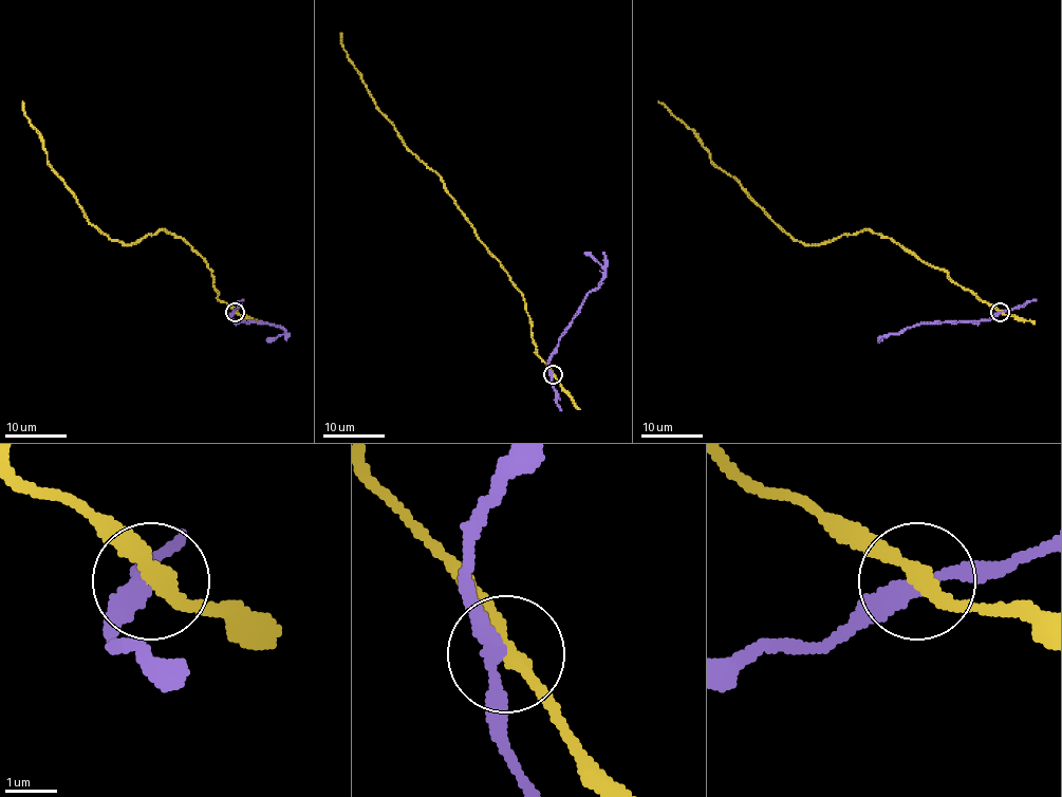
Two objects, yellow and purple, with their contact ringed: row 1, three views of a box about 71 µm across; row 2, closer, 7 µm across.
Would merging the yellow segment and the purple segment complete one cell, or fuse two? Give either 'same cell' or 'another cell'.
another cell

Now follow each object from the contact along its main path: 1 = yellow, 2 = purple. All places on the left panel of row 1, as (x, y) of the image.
1: (234, 312), (182, 238), (161, 229), (127, 245), (88, 221), (47, 160), (22, 100)
2: (234, 312), (231, 319), (267, 322), (286, 333), (266, 340)

